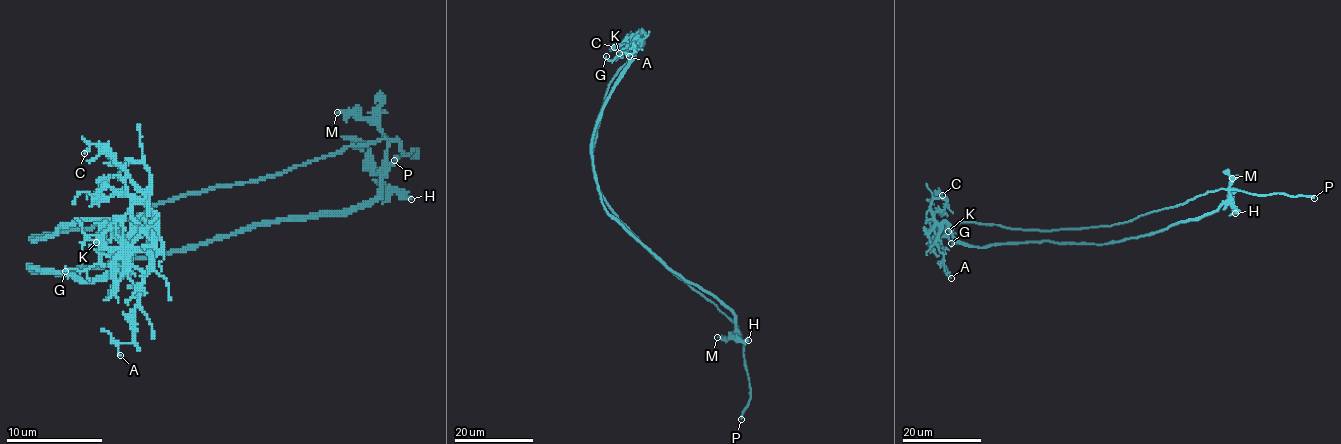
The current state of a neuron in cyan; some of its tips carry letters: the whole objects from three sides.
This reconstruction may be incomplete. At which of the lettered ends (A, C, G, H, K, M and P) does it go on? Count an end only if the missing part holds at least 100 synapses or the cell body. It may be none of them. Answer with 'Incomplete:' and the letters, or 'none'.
Incomplete: P

